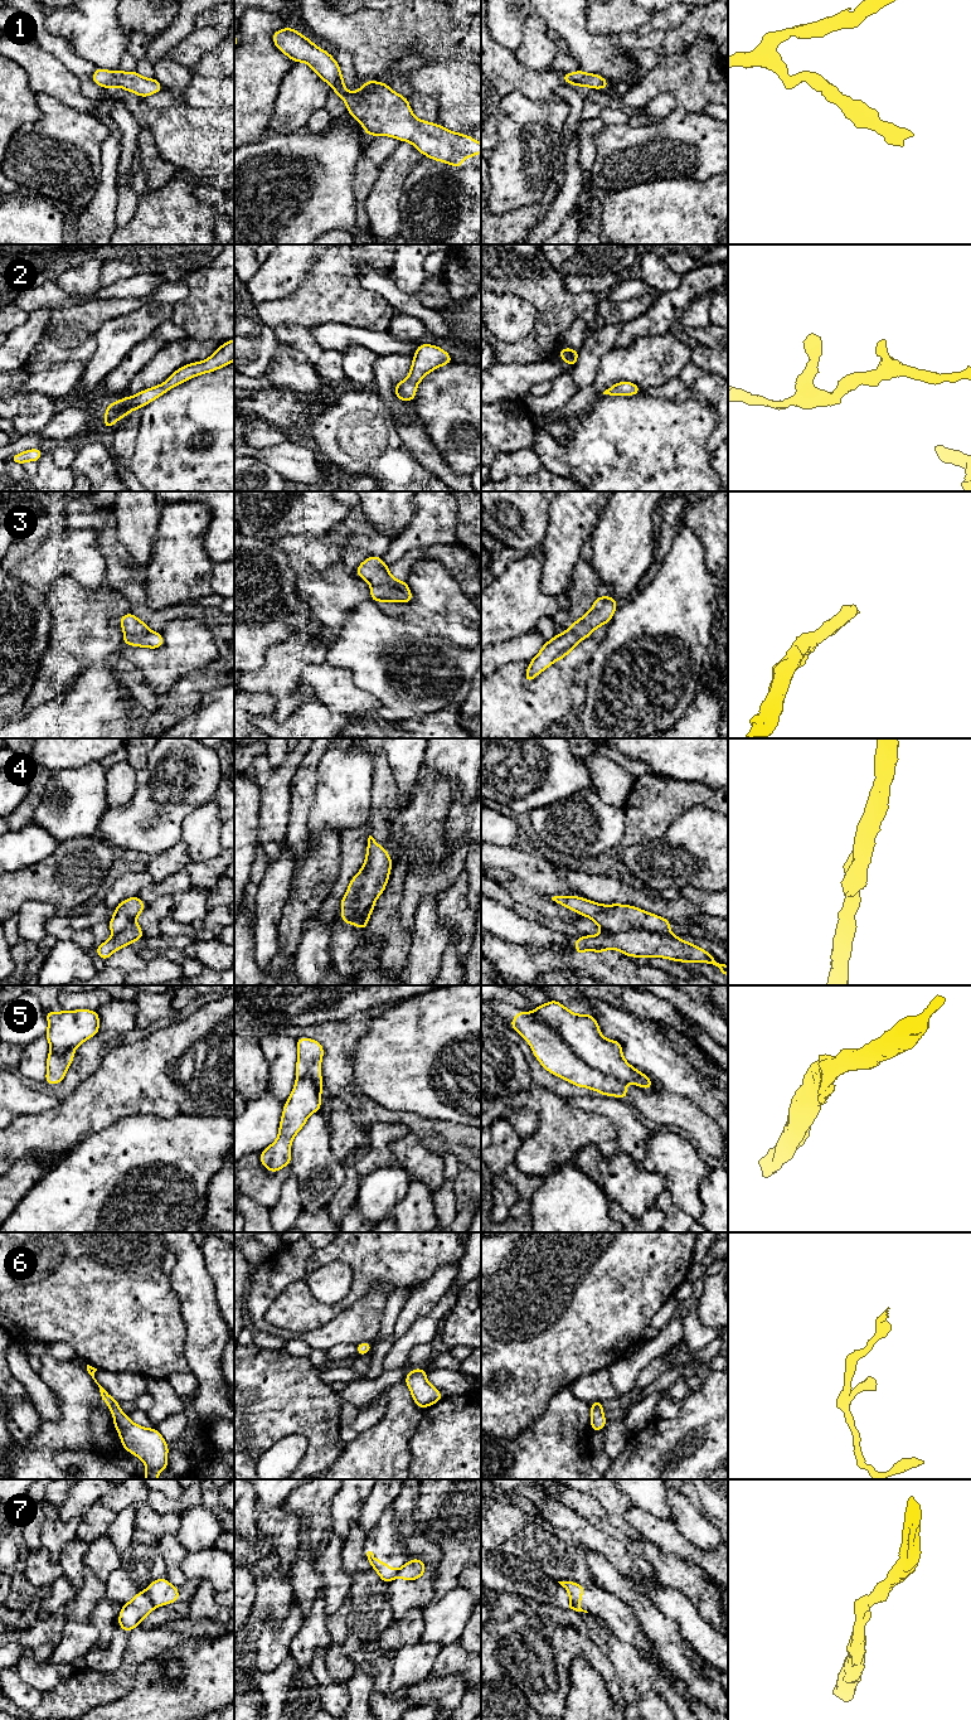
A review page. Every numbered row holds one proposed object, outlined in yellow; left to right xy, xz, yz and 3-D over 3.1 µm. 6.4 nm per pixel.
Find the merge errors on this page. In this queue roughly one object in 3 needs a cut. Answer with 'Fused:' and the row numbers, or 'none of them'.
Fused: 4, 5, 7

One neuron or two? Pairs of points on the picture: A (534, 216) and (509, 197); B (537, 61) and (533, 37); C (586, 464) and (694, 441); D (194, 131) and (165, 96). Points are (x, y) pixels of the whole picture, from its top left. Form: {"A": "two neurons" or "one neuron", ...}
{"A": "two neurons", "B": "one neuron", "C": "one neuron", "D": "two neurons"}

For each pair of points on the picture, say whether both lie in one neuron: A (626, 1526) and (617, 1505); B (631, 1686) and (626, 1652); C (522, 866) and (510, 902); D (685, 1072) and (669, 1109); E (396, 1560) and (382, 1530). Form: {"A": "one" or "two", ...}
{"A": "one", "B": "one", "C": "two", "D": "two", "E": "one"}

